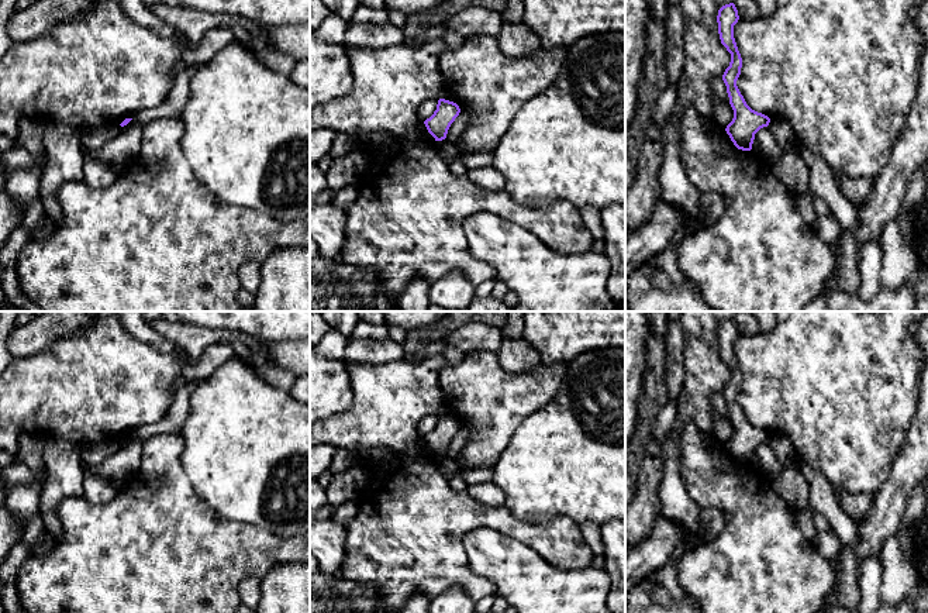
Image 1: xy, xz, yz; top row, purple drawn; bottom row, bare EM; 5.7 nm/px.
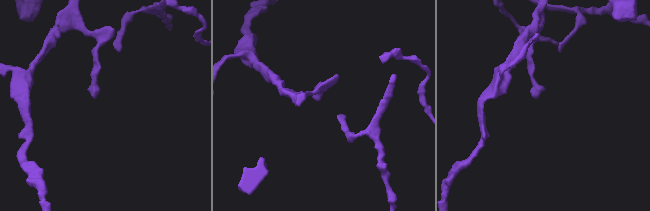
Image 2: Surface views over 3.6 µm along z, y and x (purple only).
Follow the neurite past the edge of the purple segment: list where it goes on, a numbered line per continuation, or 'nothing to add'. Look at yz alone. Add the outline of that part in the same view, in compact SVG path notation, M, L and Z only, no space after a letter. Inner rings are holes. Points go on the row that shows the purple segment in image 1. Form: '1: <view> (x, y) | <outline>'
nothing to add

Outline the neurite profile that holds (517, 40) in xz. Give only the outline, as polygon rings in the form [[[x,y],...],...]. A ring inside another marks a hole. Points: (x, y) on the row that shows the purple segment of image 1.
[[[503,17],[497,44],[504,54],[513,58],[532,55],[541,48],[539,38],[525,24],[511,24]]]

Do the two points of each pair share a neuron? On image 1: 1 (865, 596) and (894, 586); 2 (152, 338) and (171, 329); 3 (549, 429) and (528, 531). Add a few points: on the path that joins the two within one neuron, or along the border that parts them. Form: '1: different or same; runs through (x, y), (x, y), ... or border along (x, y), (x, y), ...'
1: different; border along (878, 558), (880, 564), (882, 598)
2: different; border along (149, 326), (176, 347)
3: different; border along (504, 505), (531, 522), (562, 516)

